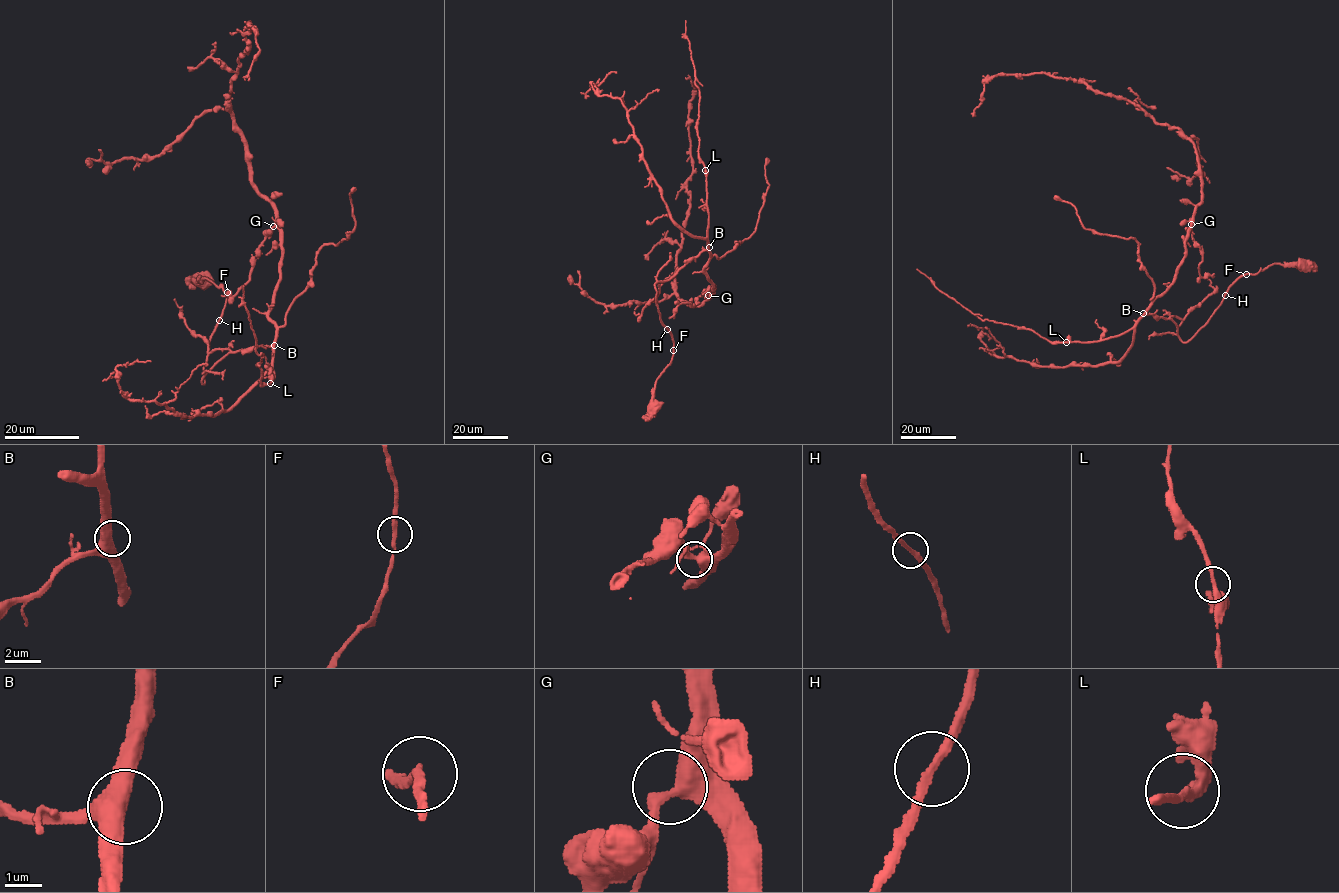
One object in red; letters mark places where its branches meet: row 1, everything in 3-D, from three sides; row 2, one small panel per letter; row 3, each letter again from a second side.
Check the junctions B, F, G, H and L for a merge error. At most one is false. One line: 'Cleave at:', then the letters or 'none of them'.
Cleave at: none of them

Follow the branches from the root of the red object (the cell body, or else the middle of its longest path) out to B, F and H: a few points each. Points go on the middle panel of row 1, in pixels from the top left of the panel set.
B: (654, 408), (656, 380), (673, 353), (671, 334), (660, 320), (654, 284), (670, 279), (709, 247)
F: (654, 408), (657, 407), (653, 399), (656, 380), (671, 361), (673, 350)
H: (654, 408), (657, 407), (653, 399), (656, 380), (673, 353), (673, 340), (667, 329)

